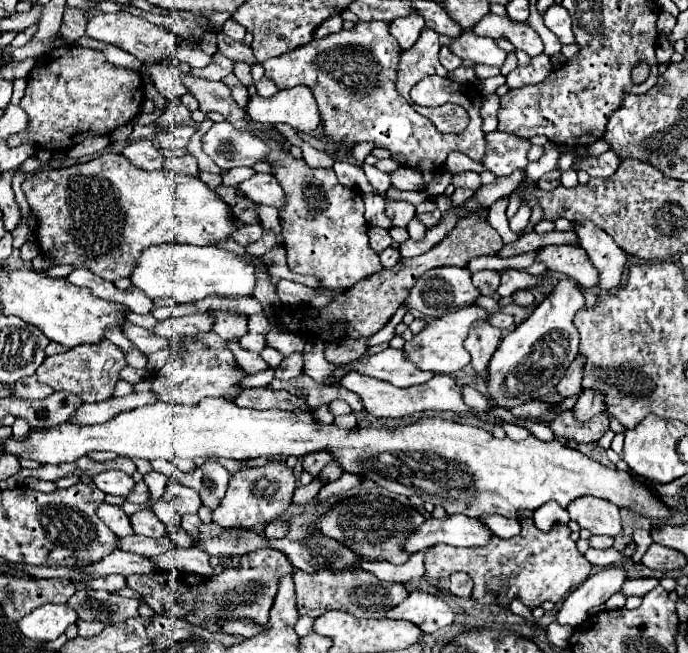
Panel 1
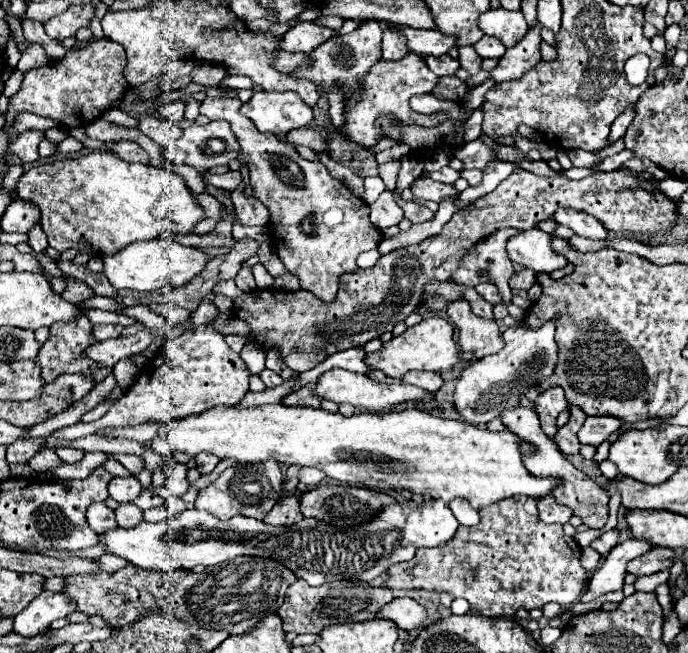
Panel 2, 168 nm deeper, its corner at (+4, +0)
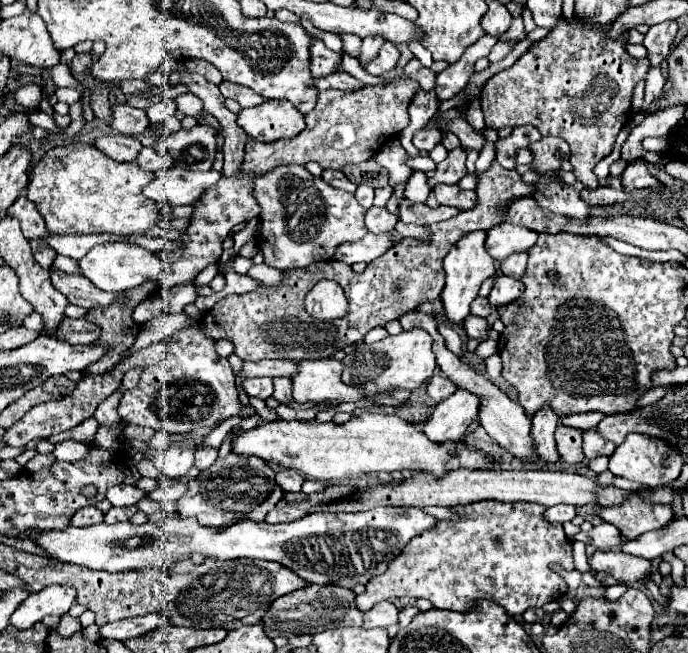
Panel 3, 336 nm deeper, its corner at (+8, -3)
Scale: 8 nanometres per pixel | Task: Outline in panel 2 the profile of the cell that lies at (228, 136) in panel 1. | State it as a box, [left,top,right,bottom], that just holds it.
[177,121,241,171]

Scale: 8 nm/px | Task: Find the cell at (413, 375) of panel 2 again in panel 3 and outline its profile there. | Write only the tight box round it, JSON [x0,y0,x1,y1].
[427,374,457,402]

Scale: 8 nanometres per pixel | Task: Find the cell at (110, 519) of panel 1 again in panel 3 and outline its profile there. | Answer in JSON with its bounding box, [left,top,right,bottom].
[71,506,103,526]

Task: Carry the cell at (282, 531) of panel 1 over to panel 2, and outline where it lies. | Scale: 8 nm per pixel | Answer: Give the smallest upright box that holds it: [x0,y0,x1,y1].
[265,497,303,525]

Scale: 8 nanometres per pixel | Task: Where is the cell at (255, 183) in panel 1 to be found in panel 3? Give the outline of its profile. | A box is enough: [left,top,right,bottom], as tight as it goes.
[143,166,221,206]

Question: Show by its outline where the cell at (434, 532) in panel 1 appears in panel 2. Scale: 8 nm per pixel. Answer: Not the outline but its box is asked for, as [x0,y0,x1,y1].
[99,501,457,587]

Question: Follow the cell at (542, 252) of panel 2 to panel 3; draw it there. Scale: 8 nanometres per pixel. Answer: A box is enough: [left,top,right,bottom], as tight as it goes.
[485,224,537,260]

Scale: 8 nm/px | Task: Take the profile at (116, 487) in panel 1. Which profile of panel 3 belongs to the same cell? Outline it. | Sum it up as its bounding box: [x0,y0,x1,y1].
[107,484,145,506]

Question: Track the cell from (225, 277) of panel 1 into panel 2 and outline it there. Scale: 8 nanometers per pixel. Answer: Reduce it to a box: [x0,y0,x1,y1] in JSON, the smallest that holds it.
[103,239,211,293]

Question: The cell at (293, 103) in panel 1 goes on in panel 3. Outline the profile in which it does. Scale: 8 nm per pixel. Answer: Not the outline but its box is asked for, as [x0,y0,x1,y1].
[237,100,305,144]

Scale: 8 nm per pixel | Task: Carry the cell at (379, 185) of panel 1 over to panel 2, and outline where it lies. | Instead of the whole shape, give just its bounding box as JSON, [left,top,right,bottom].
[363,177,385,203]

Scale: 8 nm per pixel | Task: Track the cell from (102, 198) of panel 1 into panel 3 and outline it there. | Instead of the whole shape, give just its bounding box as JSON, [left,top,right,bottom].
[25,142,161,234]

